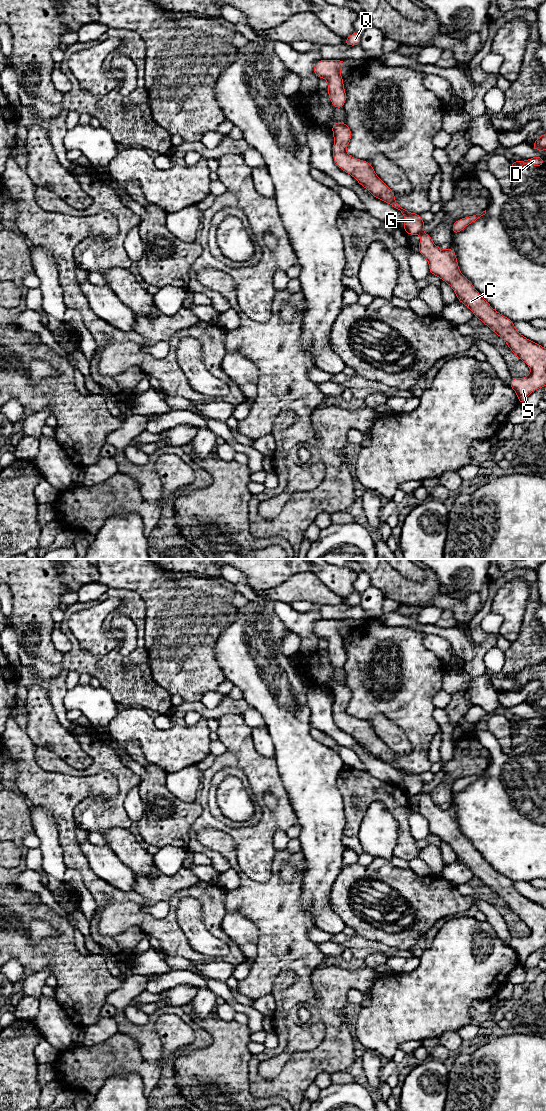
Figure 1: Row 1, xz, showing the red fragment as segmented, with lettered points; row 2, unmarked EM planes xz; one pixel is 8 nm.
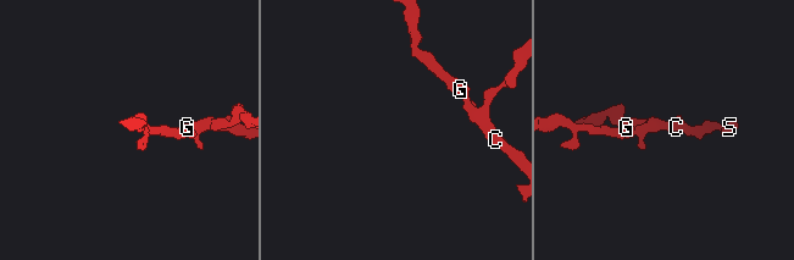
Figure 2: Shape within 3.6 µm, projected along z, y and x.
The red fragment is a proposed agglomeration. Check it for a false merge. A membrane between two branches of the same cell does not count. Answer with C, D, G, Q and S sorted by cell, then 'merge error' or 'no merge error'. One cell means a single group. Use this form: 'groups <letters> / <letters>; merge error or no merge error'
groups C D G Q S; no merge error

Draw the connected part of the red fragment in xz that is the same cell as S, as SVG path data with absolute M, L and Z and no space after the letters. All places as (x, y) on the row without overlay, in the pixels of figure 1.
M333 682L332 693L334 696L333 704L333 720L335 724L344 732L354 737L357 742L366 748L372 756L378 758L392 767L401 771L404 775L403 789L410 795L421 795L418 812L423 815L429 822L429 833L438 836L444 842L449 844L454 850L457 860L467 866L476 878L482 881L486 886L490 887L493 893L499 895L508 905L509 909L531 929L529 936L525 938L511 938L509 946L518 956L518 964L523 965L527 957L535 950L543 948L546 945L546 908L522 896L514 887L514 882L506 876L501 875L494 870L491 865L480 855L474 848L471 841L461 834L456 818L455 810L440 809L437 807L431 795L423 792L426 784L420 774L411 773L401 768L395 760L395 753L377 736L371 723L354 718L346 713L346 708L352 698L352 692L348 685L344 682Z

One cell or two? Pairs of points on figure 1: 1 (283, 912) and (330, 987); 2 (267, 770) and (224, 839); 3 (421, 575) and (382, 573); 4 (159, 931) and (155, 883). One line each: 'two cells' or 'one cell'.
1: two cells
2: two cells
3: two cells
4: two cells

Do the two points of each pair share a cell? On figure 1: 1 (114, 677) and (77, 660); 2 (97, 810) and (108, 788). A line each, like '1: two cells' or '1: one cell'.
1: one cell
2: two cells

